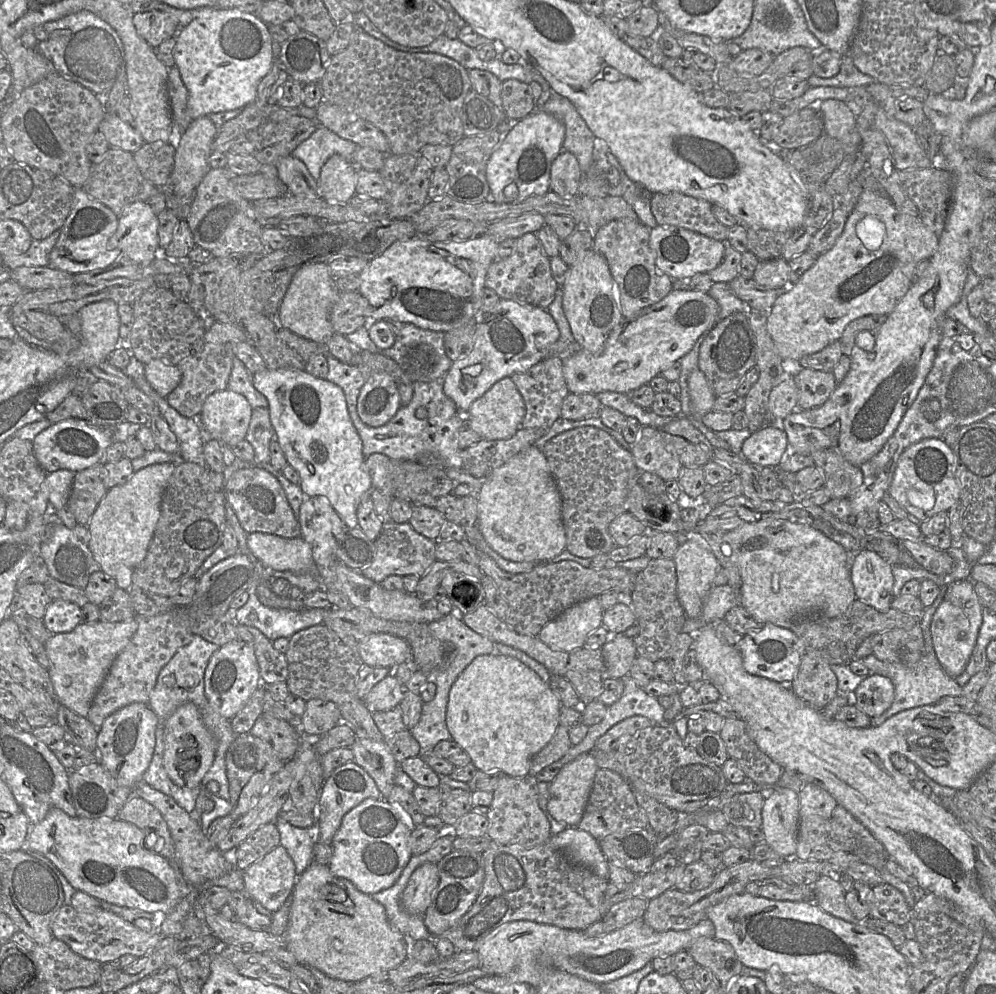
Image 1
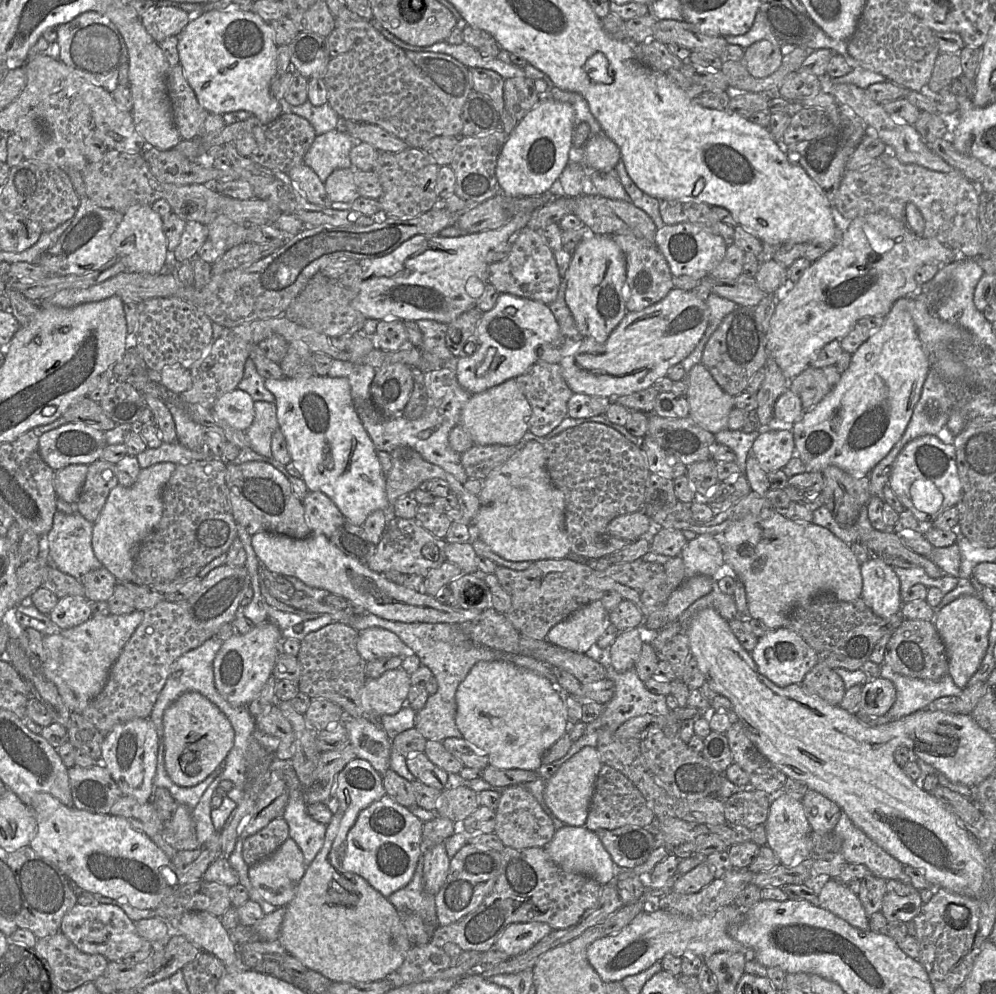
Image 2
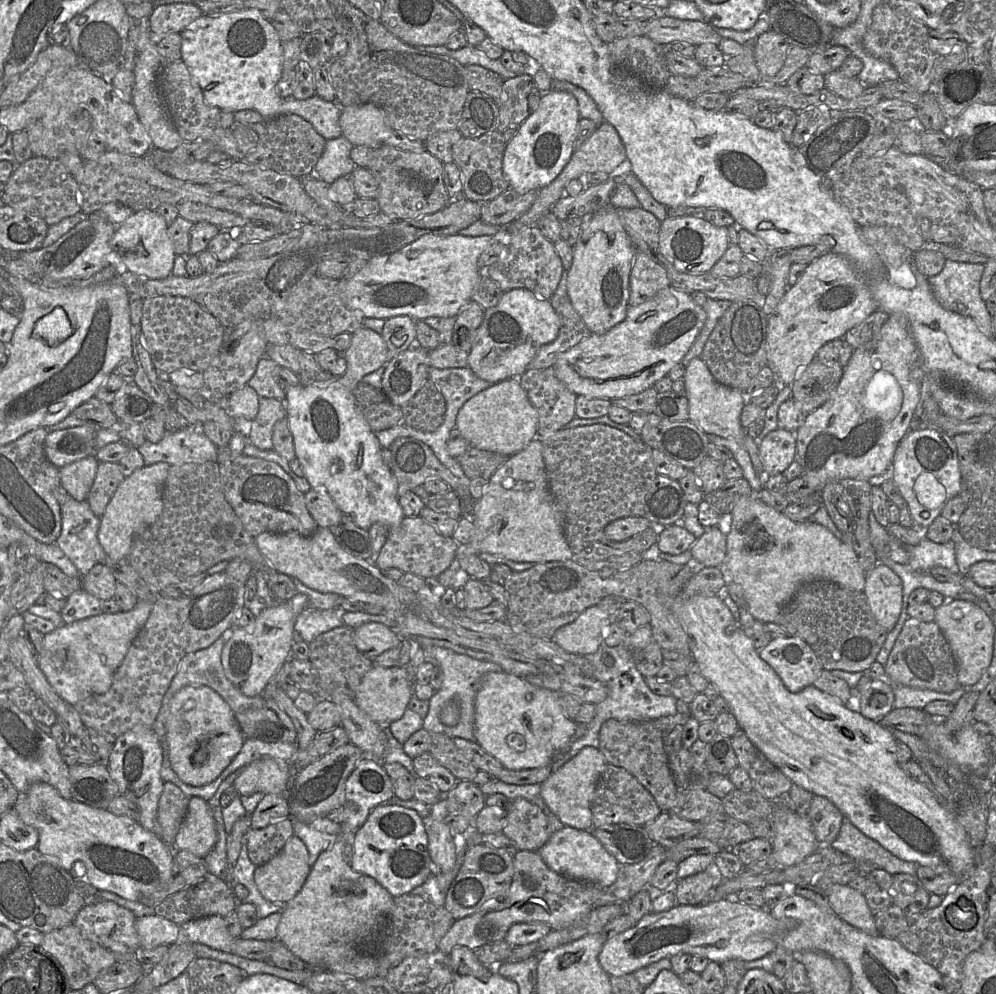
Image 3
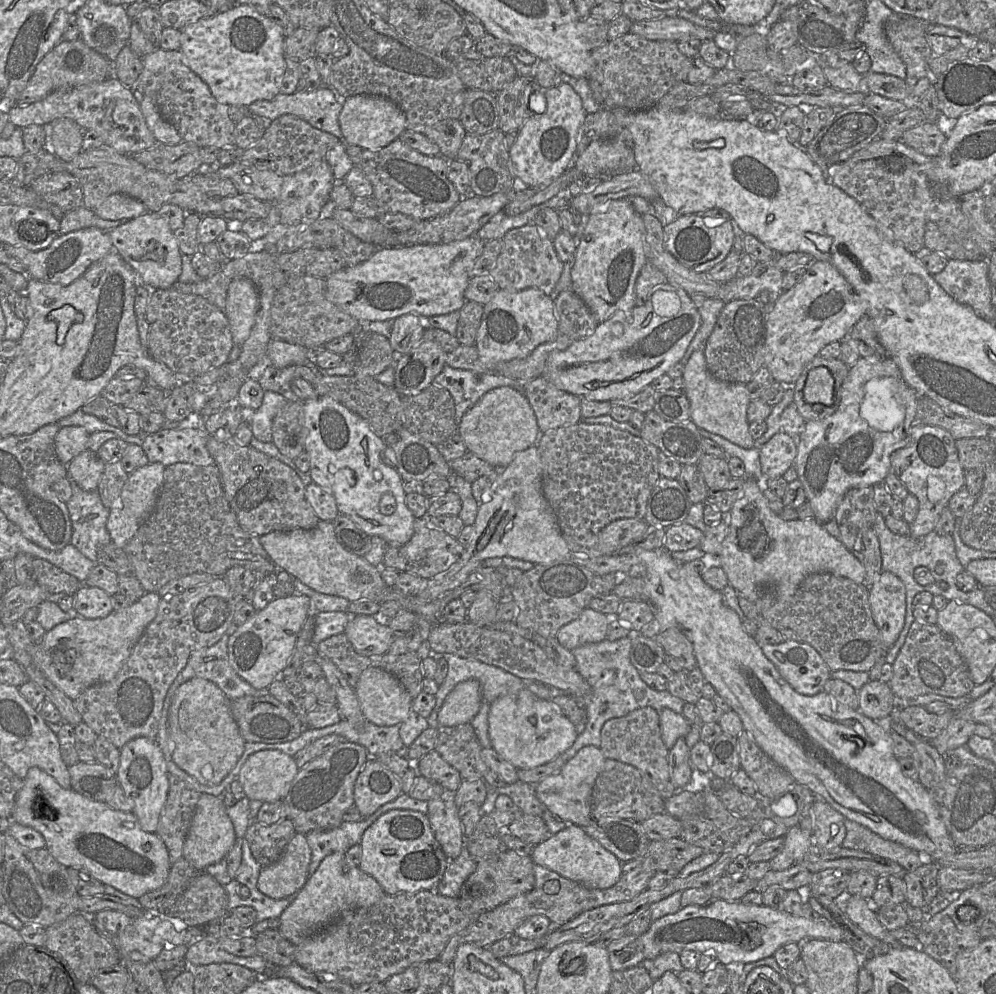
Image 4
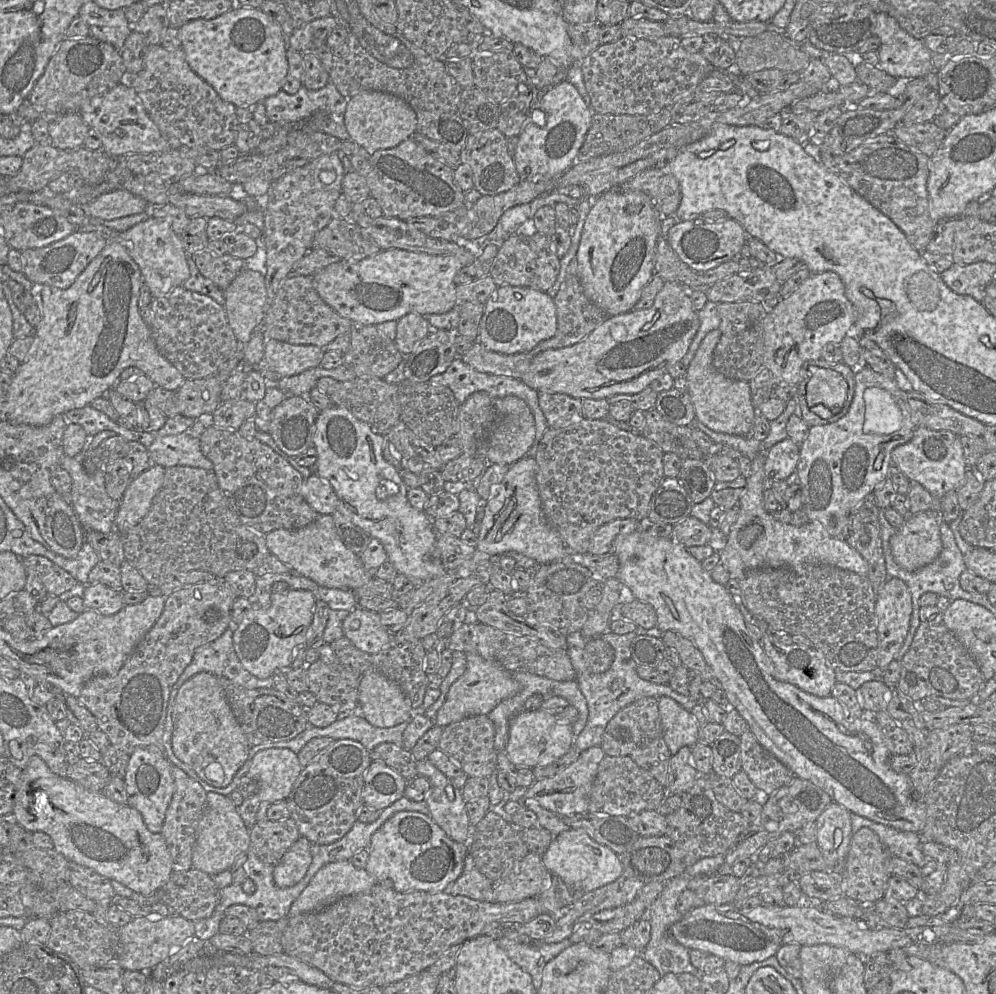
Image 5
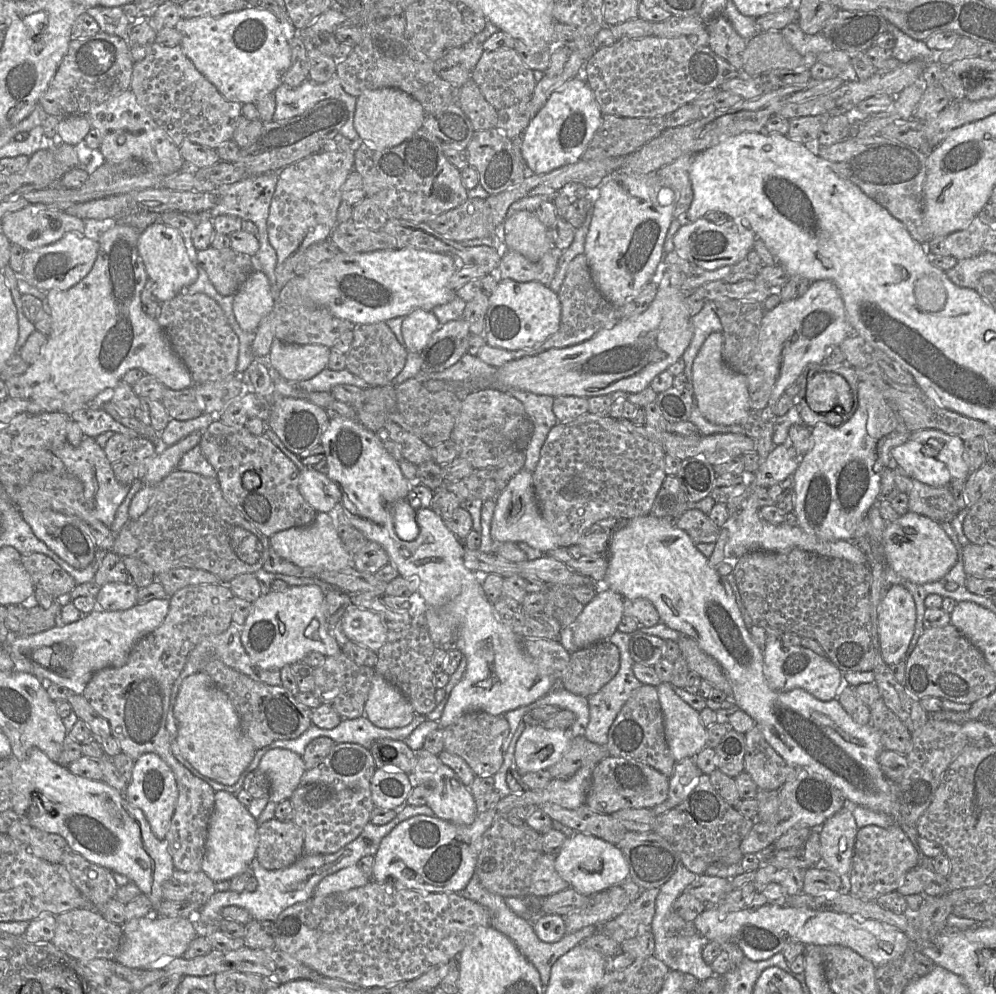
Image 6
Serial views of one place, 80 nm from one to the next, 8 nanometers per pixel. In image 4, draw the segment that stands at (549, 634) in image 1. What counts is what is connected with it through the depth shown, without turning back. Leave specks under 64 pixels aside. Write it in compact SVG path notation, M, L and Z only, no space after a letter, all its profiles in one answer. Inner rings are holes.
M586 607L575 620L558 630L556 638L563 647L571 651L584 644L599 643L606 639L612 618Z

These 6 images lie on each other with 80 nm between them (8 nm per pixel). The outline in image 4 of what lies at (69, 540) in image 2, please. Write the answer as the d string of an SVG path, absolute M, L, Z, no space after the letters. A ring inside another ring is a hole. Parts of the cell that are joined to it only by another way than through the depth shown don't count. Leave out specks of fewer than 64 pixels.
M71 481L72 495L66 502L72 523L70 544L97 562L99 550L111 539L106 527L110 508L103 505L97 490L84 491Z

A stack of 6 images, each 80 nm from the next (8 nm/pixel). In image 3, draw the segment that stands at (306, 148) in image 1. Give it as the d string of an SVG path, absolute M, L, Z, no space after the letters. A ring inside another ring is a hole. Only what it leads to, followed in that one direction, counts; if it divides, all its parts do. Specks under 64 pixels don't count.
M343 135L327 140L324 151L315 165L315 175L328 185L339 177L350 176L356 168L350 157L352 147Z

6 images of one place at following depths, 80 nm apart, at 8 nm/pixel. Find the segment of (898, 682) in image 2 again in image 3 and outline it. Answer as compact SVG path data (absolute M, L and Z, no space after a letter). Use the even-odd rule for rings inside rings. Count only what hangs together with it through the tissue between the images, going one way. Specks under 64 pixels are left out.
M890 683L890 685L894 691L894 708L917 708L924 710L925 705L933 700L946 700L955 705L967 691L965 687L959 687L952 692L944 693L897 683Z

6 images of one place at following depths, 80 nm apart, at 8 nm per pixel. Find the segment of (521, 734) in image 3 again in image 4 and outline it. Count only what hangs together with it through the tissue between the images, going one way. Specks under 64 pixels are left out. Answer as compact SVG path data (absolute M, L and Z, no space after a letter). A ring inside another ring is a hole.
M528 688L494 700L488 713L488 733L492 748L517 769L546 764L569 749L578 733L552 700L536 697Z

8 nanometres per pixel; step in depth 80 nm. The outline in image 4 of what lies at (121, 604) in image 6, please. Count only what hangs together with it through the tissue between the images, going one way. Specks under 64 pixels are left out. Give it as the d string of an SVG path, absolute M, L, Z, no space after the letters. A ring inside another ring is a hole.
M82 586L73 595L75 616L87 619L104 618L113 611L112 596L98 587Z

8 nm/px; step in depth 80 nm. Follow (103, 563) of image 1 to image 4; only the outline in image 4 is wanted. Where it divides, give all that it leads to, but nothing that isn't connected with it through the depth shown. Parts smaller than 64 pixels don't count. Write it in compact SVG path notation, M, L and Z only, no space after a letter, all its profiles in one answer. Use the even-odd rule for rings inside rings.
M156 462L135 469L129 474L120 496L110 508L106 523L110 539L116 546L124 548L139 526L153 513L164 481L165 469L166 466Z

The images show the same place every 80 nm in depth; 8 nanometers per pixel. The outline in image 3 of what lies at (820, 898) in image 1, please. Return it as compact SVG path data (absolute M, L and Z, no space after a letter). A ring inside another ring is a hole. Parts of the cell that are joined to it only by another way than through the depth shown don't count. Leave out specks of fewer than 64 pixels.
M833 885L827 891L829 904L840 919L871 935L880 935L874 920L874 913L864 895L848 885Z

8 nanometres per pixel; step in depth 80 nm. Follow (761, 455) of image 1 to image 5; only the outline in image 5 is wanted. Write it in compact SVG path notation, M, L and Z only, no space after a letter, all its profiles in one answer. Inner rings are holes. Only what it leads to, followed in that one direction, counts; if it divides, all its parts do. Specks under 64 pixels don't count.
M789 437L776 443L766 452L764 464L764 490L772 483L786 480L795 470L800 457L800 446Z

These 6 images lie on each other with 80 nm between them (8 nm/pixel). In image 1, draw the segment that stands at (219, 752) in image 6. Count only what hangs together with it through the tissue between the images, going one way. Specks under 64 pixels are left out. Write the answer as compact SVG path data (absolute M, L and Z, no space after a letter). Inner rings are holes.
M192 702L179 706L167 719L164 729L163 766L171 781L180 787L199 786L212 766L215 754L216 742L206 728L197 706Z

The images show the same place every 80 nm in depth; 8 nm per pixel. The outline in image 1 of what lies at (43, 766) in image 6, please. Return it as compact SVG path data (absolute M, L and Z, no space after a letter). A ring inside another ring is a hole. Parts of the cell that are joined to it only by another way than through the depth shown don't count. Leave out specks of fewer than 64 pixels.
M53 807L46 817L31 825L29 849L49 858L70 884L92 897L145 912L169 913L181 900L171 864L145 846L145 833L119 818L71 817Z

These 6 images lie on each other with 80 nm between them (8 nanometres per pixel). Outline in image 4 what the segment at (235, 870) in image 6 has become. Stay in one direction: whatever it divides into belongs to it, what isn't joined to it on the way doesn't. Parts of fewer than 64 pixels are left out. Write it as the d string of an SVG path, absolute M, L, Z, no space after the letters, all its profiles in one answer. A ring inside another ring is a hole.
M201 794L183 845L183 857L197 871L204 871L207 866L226 858L235 841L234 826L223 800L210 794Z

